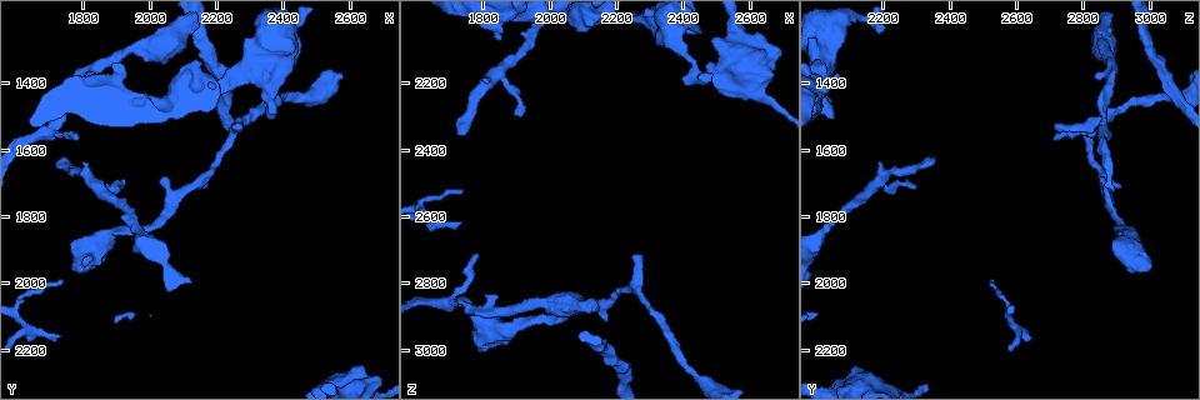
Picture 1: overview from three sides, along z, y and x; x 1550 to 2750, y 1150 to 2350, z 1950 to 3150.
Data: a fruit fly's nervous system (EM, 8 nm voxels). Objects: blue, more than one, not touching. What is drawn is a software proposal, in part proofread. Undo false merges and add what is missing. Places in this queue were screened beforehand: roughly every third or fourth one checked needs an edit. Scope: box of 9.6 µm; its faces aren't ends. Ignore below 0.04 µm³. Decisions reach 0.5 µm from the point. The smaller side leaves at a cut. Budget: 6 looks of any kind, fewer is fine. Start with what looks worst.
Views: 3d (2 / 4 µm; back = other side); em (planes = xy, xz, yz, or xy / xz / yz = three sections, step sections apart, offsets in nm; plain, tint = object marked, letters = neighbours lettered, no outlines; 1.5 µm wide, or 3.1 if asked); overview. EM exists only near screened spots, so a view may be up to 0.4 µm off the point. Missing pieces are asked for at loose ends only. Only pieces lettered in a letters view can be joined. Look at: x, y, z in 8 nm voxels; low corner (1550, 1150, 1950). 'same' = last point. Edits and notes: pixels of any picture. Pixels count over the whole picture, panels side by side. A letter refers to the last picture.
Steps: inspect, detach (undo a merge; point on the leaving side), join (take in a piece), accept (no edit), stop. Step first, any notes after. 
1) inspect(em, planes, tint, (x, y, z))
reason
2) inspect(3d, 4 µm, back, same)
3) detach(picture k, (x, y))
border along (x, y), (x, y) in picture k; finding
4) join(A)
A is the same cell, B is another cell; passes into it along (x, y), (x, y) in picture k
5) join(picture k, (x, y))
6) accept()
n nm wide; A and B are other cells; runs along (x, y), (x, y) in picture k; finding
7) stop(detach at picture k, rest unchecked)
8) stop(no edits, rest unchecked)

inspect(3d, 4 µm, back, (1730, 1630, 2350))

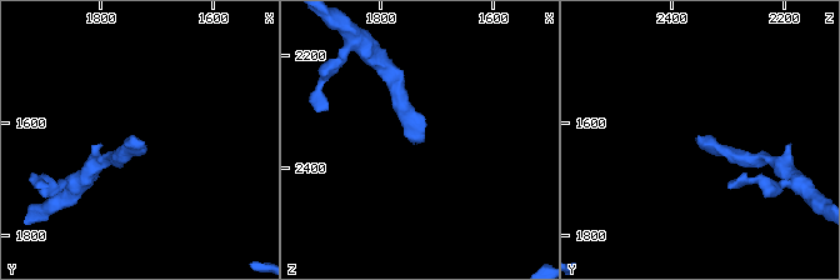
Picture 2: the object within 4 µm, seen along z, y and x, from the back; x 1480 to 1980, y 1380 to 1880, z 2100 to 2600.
inspect(em, planes, letters, (1725, 1635, 2355))
shape alone is not enough

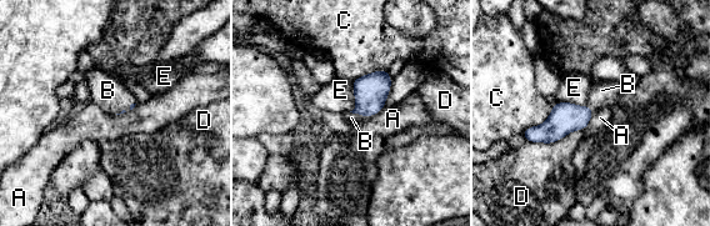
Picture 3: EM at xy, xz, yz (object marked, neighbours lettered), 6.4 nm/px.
join(picture 3, (351, 117))
D touches over 380 nm; B is the same cell, A, C, D and E are other cells; passes into it along (370, 90), (359, 114), (351, 117) in picture 3; it goes on there

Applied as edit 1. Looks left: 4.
inspect(3d, 4 µm, back, (2360, 1500, 2050))
branch stops here

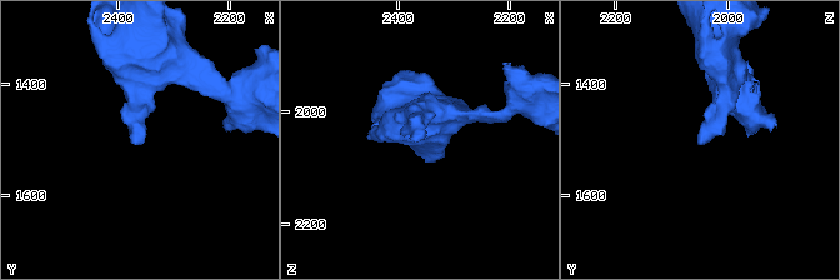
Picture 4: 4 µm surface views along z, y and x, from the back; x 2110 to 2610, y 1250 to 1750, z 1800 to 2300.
inspect(em, planes, tint, (2370, 1510, 2045))

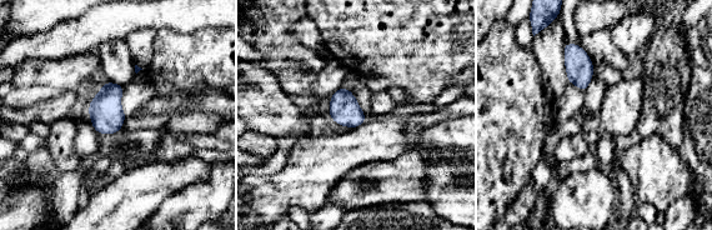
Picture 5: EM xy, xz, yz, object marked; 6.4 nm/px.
inspect(em, planes, letters, same)
what lies round it

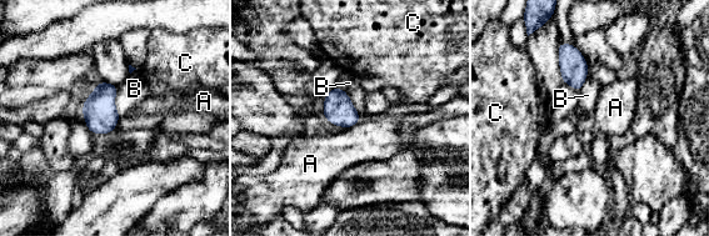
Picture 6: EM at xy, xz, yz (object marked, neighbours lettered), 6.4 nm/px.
accept()
B touches over 240 nm; A, B and C are other cells; border along (360, 120), (344, 129) in picture 6; none of them fits

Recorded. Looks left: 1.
stop(join at picture 3, rest unchecked)

